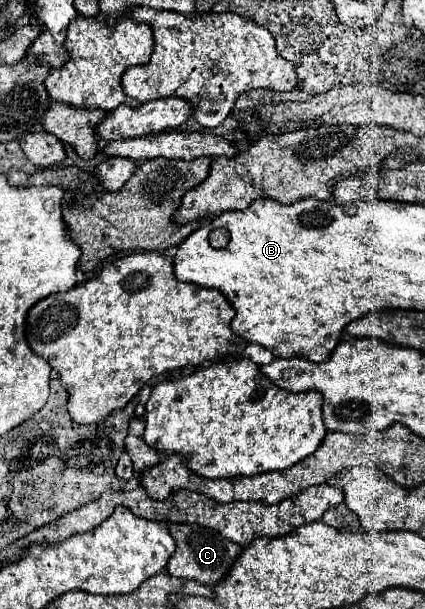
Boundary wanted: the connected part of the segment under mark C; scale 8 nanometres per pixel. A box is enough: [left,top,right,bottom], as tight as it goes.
[166,524,242,586]

